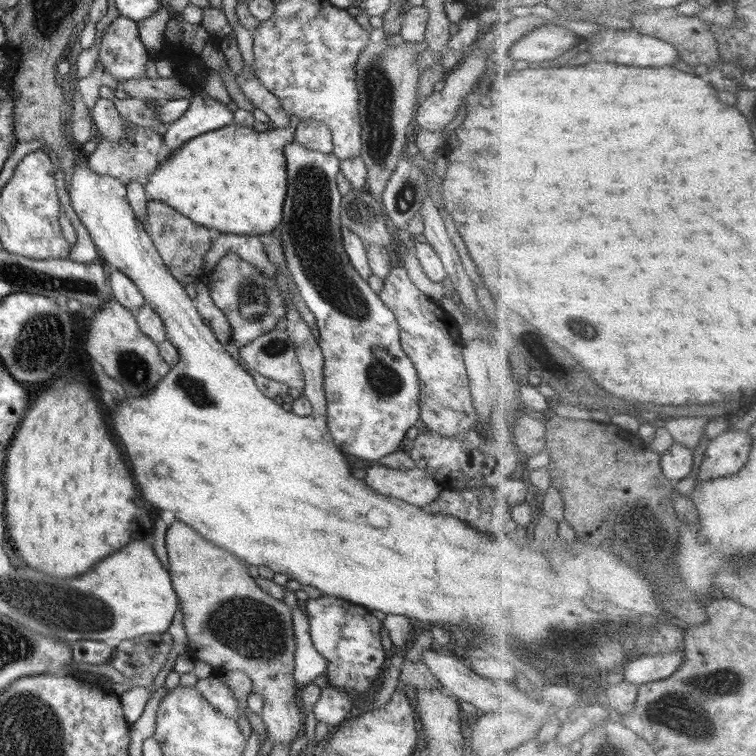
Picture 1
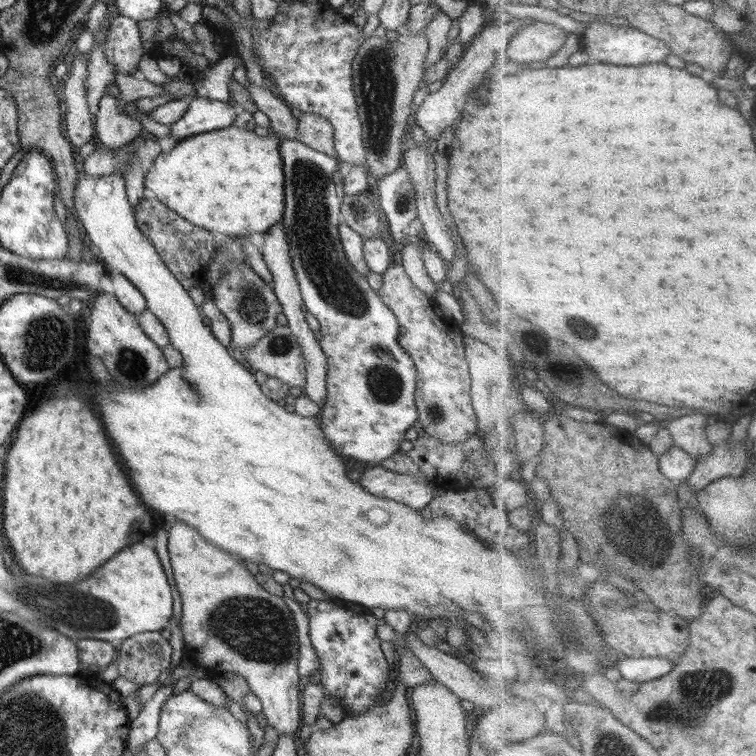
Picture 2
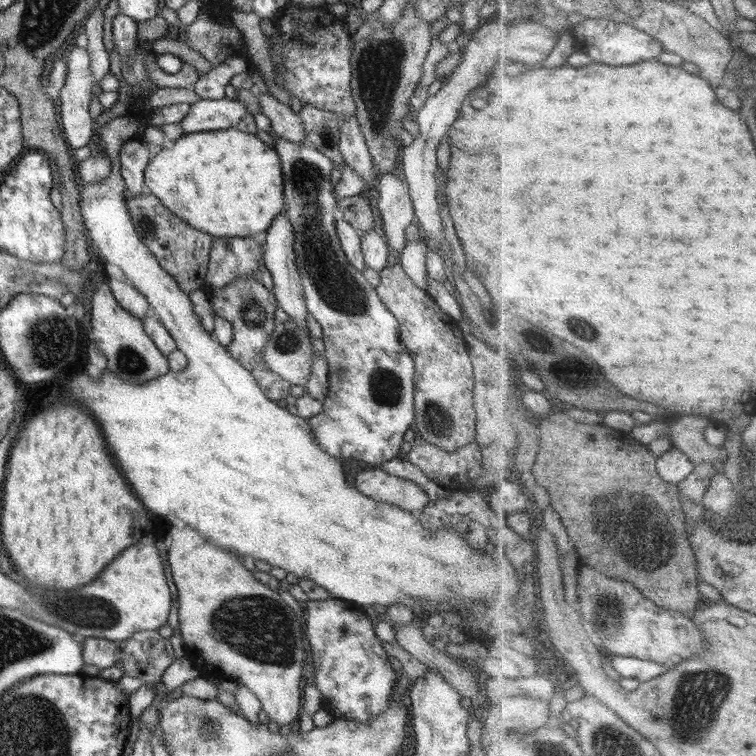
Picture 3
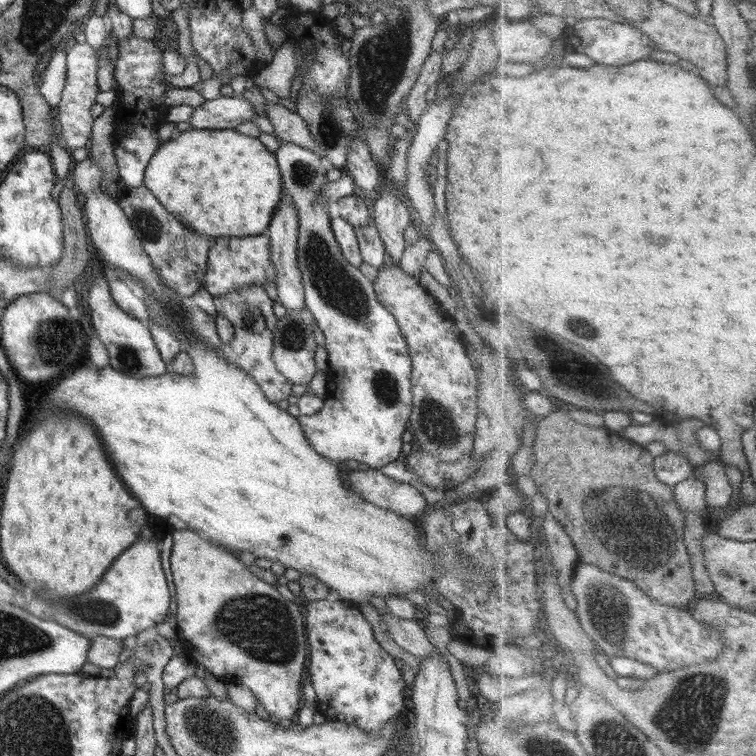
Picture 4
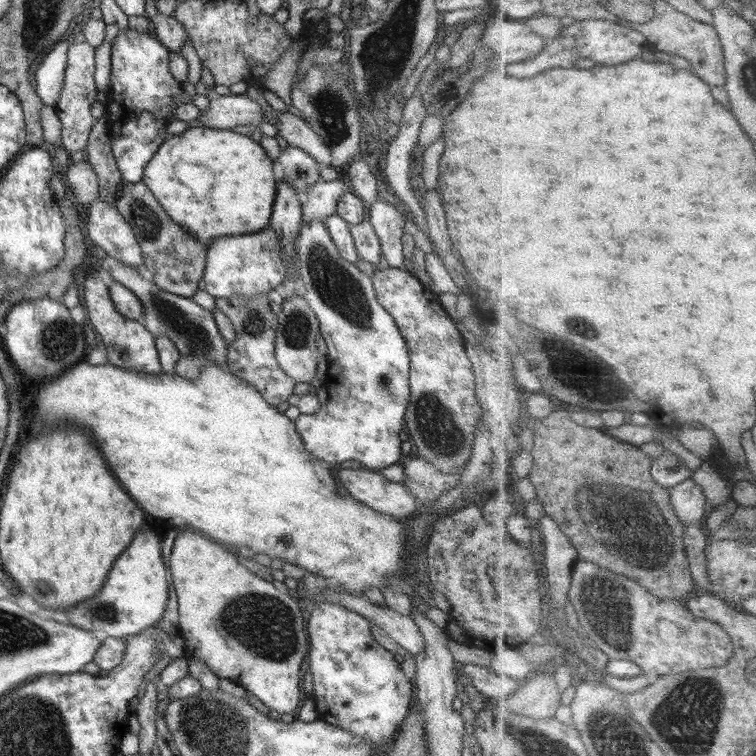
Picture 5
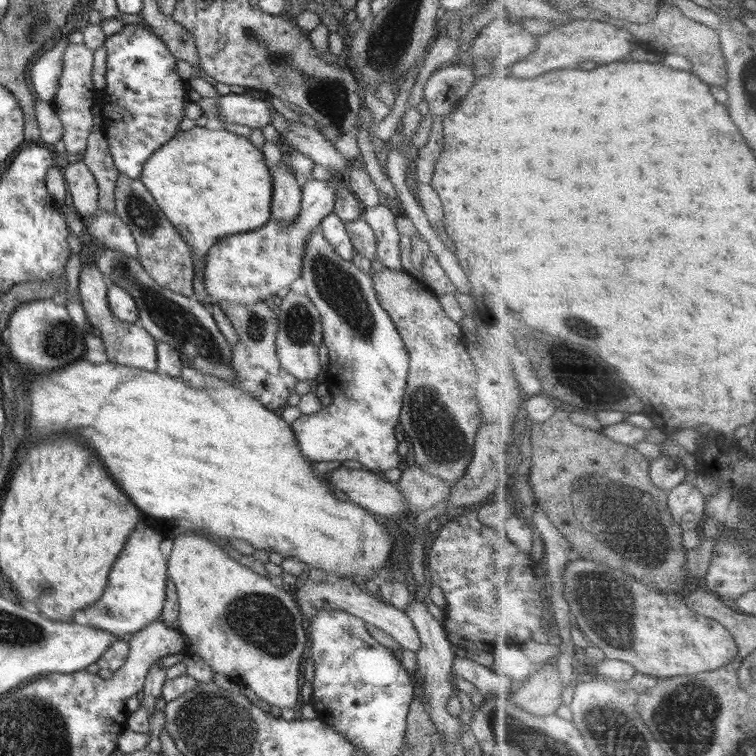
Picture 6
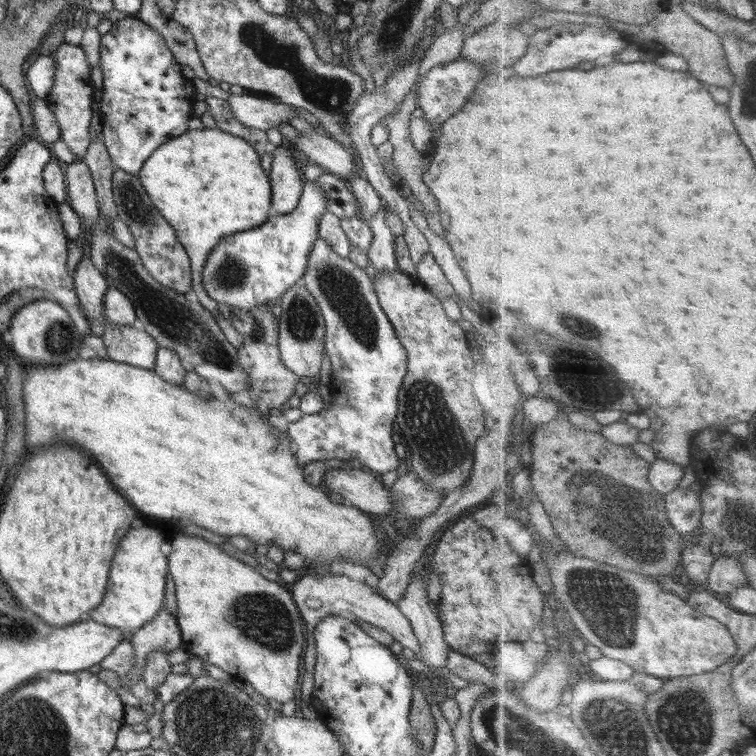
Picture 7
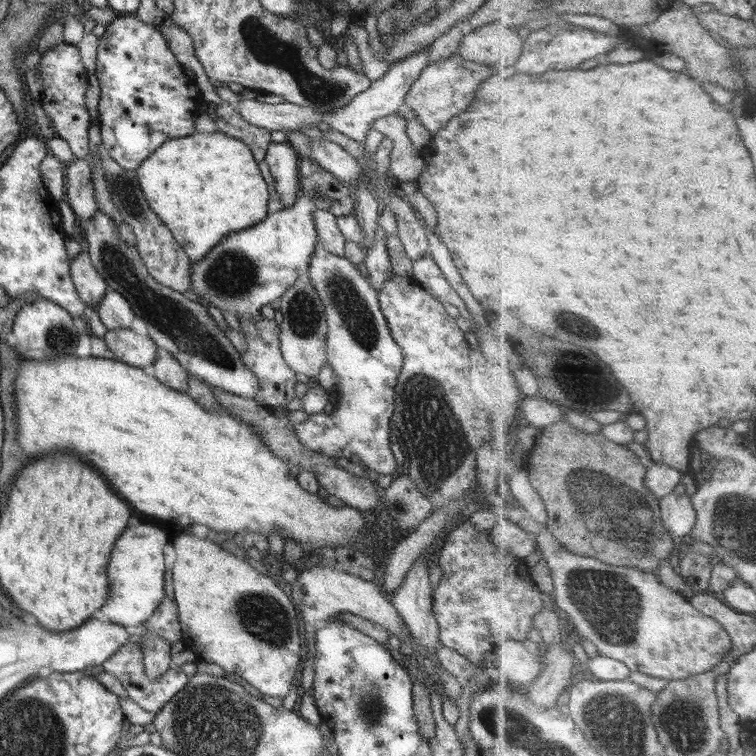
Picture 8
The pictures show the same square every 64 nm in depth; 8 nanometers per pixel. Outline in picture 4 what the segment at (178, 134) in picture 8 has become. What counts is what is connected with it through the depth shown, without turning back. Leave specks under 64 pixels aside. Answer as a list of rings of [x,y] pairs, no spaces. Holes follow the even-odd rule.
[[[130,34],[124,44],[118,42],[118,58],[113,70],[118,100],[109,109],[109,115],[115,122],[114,131],[118,138],[114,140],[113,152],[117,159],[120,183],[124,188],[138,189],[144,185],[146,166],[155,154],[154,149],[160,146],[155,131],[165,116],[162,93],[172,87],[165,79],[162,53],[156,46],[156,40],[146,40],[136,34]]]

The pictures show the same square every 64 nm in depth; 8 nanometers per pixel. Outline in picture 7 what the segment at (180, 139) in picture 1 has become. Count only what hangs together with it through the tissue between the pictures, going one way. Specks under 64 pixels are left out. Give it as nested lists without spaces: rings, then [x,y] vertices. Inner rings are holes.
[[[232,93],[225,100],[228,104],[228,109],[232,112],[234,119],[237,119],[248,126],[257,130],[268,131],[276,129],[277,125],[282,122],[287,122],[290,116],[306,114],[296,107],[280,102],[272,102],[269,99],[262,99],[251,95],[238,95]]]

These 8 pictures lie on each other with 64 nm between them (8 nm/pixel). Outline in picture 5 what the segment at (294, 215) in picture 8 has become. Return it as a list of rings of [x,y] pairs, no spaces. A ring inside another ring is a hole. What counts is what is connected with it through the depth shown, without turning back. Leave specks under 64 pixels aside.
[[[343,180],[321,181],[314,184],[302,204],[302,224],[310,219],[325,219],[335,214],[339,198],[350,188]],[[268,226],[260,232],[254,234],[240,234],[238,236],[216,237],[209,244],[206,258],[206,266],[203,277],[204,290],[217,298],[230,298],[234,295],[244,295],[244,297],[252,297],[260,293],[268,294],[270,289],[276,288],[282,284],[286,277],[290,275],[288,266],[286,266],[286,256],[279,244],[276,232],[272,230],[274,226]]]

